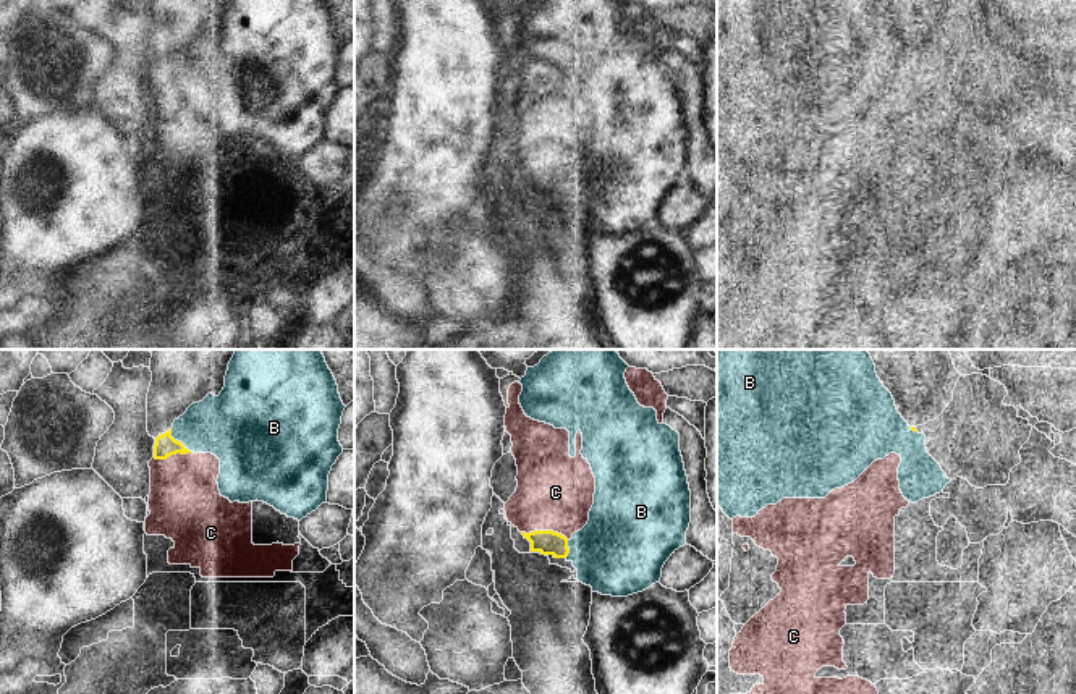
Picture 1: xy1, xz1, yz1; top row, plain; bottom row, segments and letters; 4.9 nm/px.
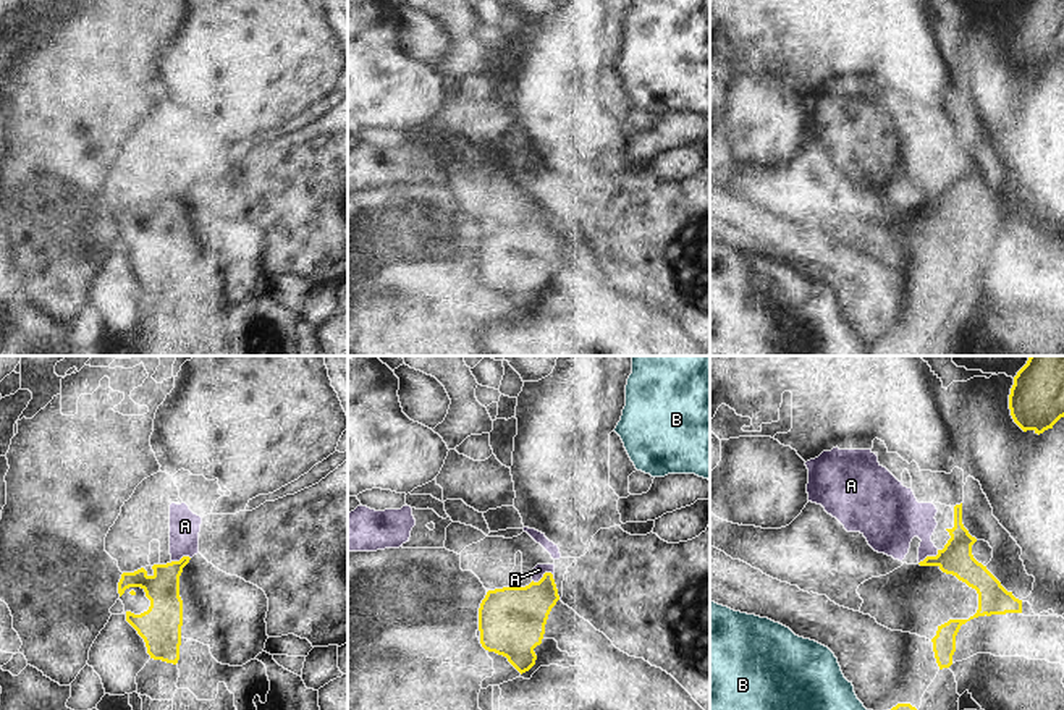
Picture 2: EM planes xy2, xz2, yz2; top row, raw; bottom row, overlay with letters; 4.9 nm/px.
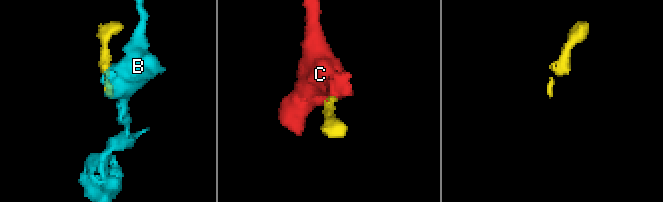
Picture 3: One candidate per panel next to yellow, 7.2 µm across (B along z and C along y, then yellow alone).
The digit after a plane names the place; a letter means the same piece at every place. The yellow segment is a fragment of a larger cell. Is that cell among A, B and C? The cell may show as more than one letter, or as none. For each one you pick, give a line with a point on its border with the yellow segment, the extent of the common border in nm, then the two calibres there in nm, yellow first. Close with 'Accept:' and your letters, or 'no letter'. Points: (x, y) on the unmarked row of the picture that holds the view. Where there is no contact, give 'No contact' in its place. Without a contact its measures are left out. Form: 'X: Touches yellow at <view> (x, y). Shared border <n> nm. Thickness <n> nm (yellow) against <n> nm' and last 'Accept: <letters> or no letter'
C: Touches yellow at xz1 (546, 169). Shared border 240 nm. Thickness 120 nm (yellow) against 380 nm
Accept: C.

